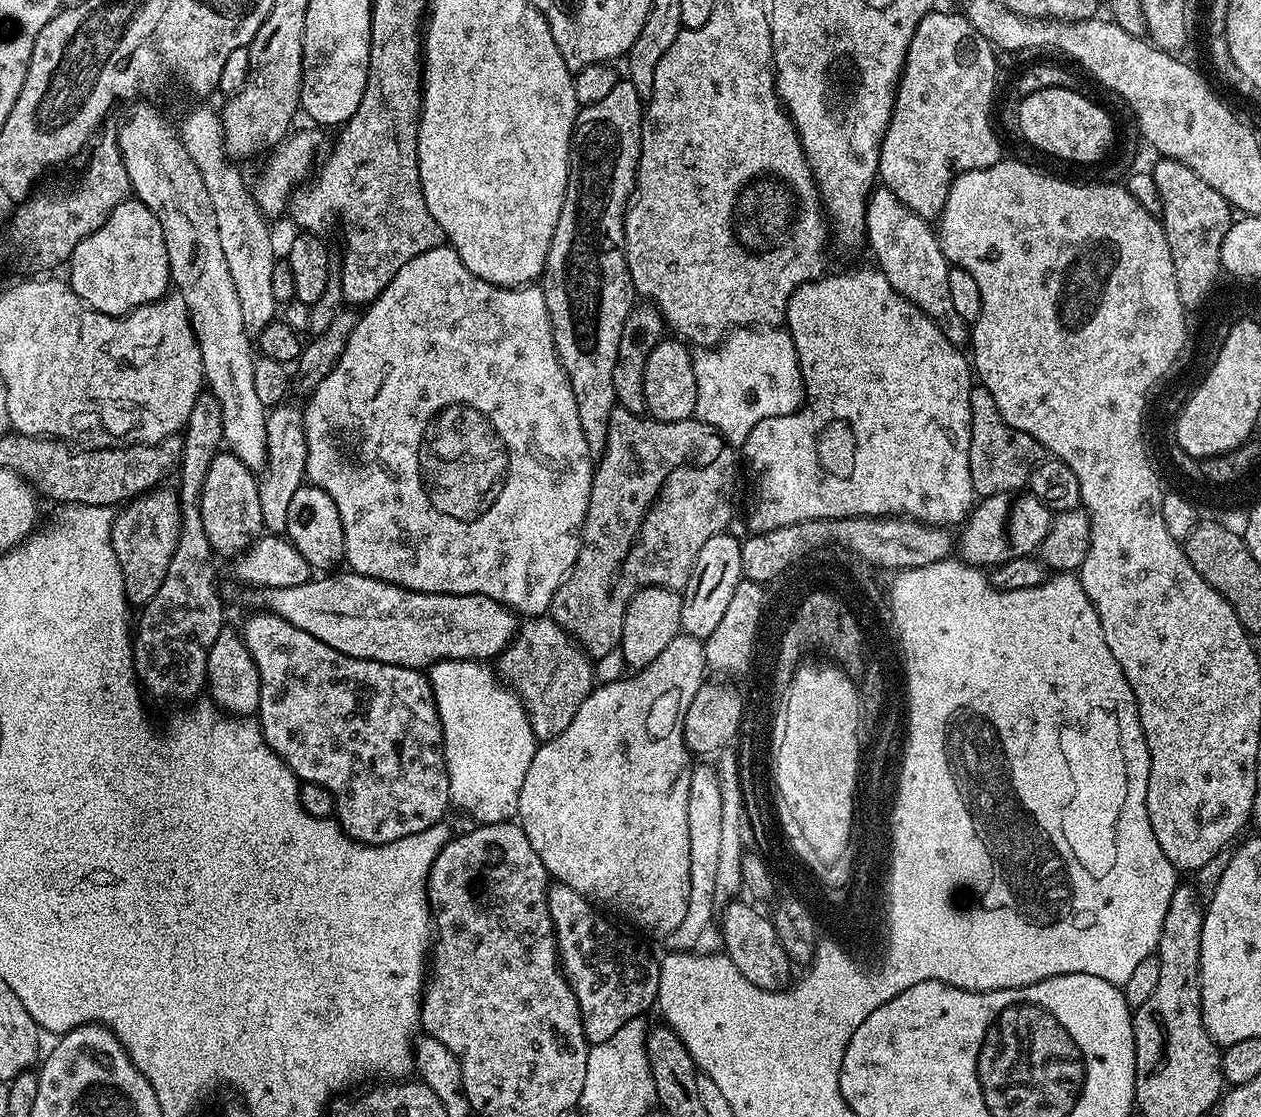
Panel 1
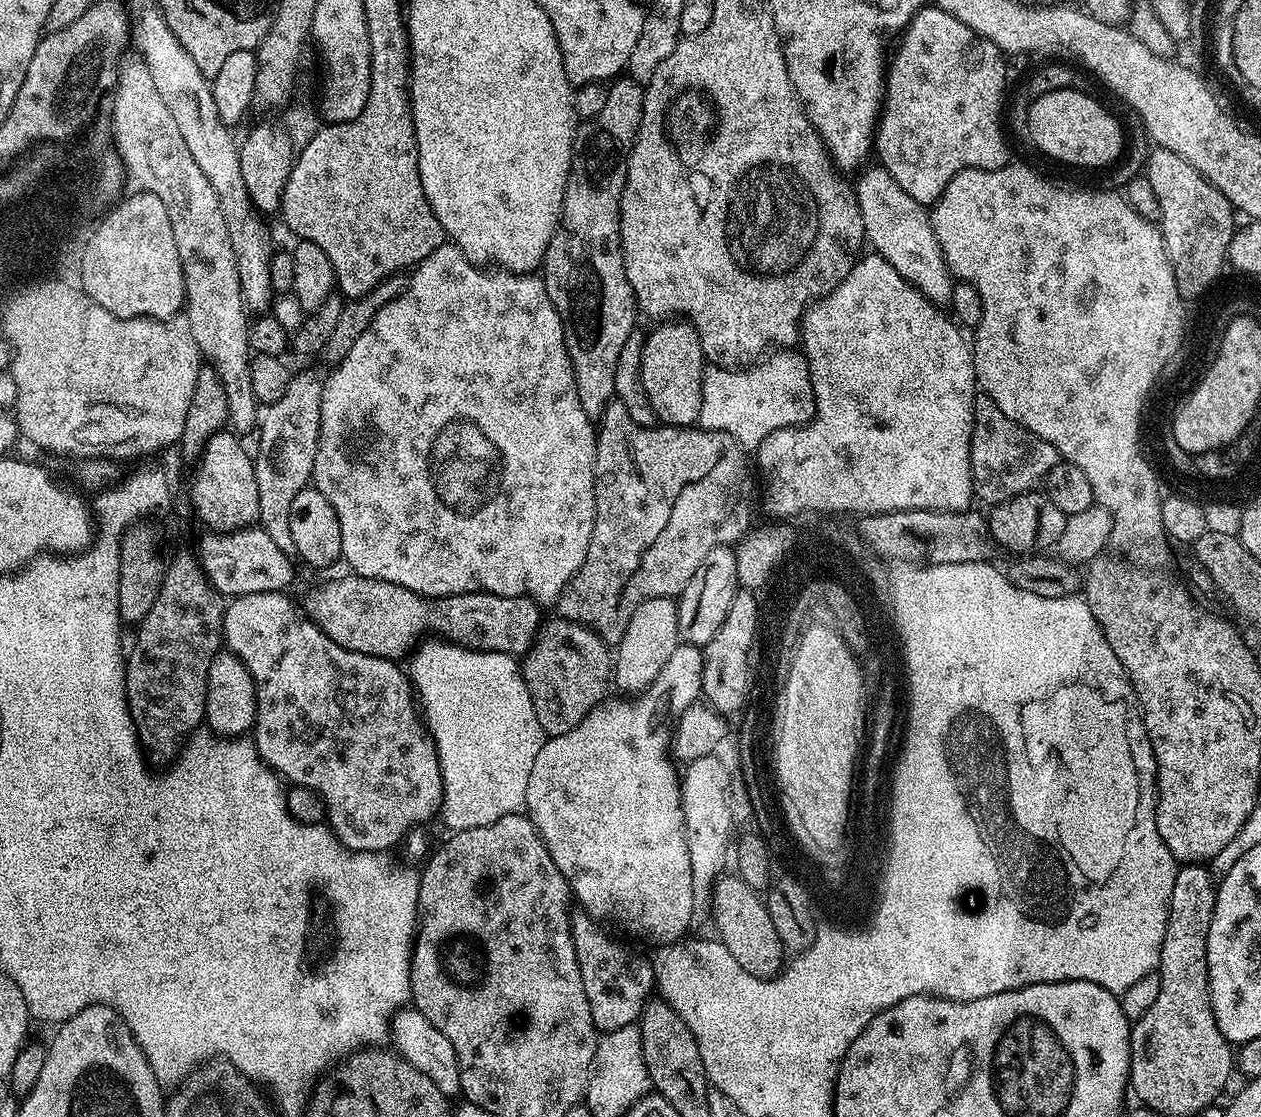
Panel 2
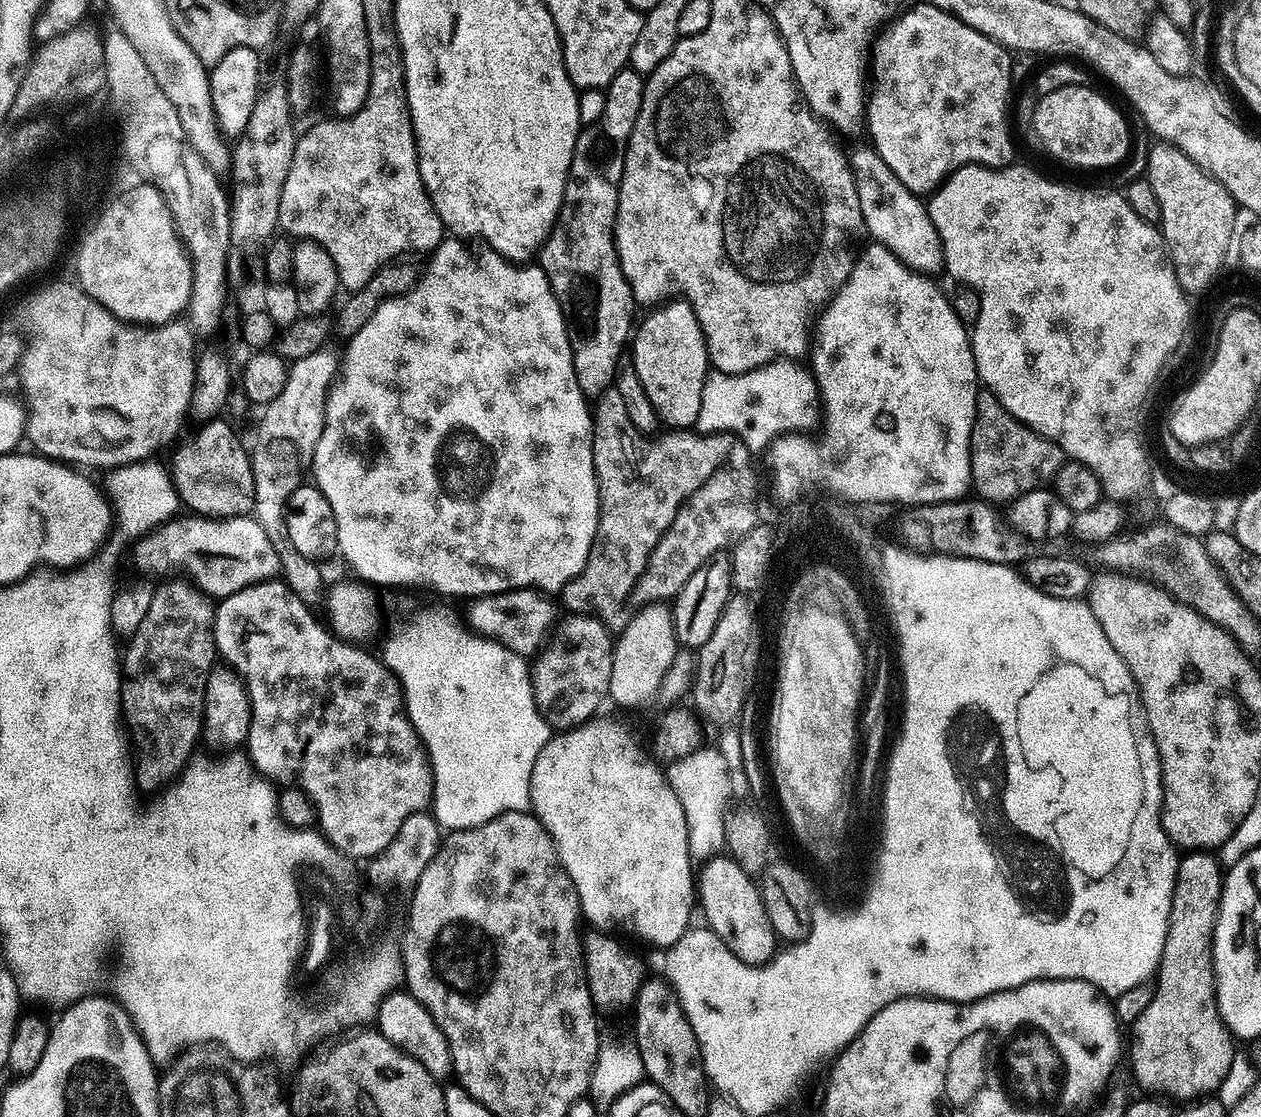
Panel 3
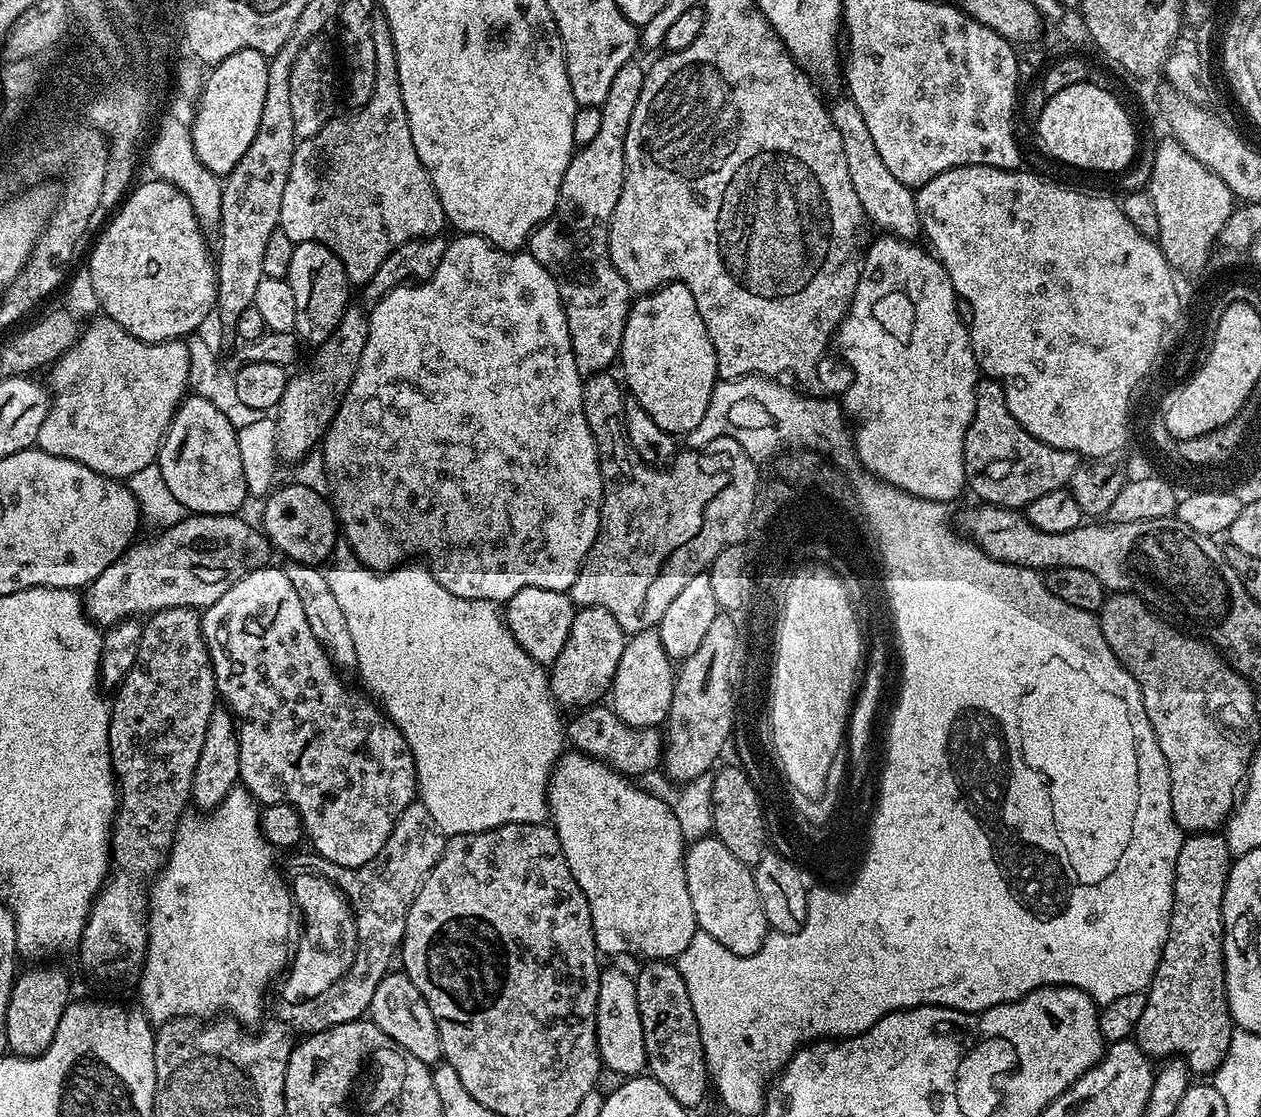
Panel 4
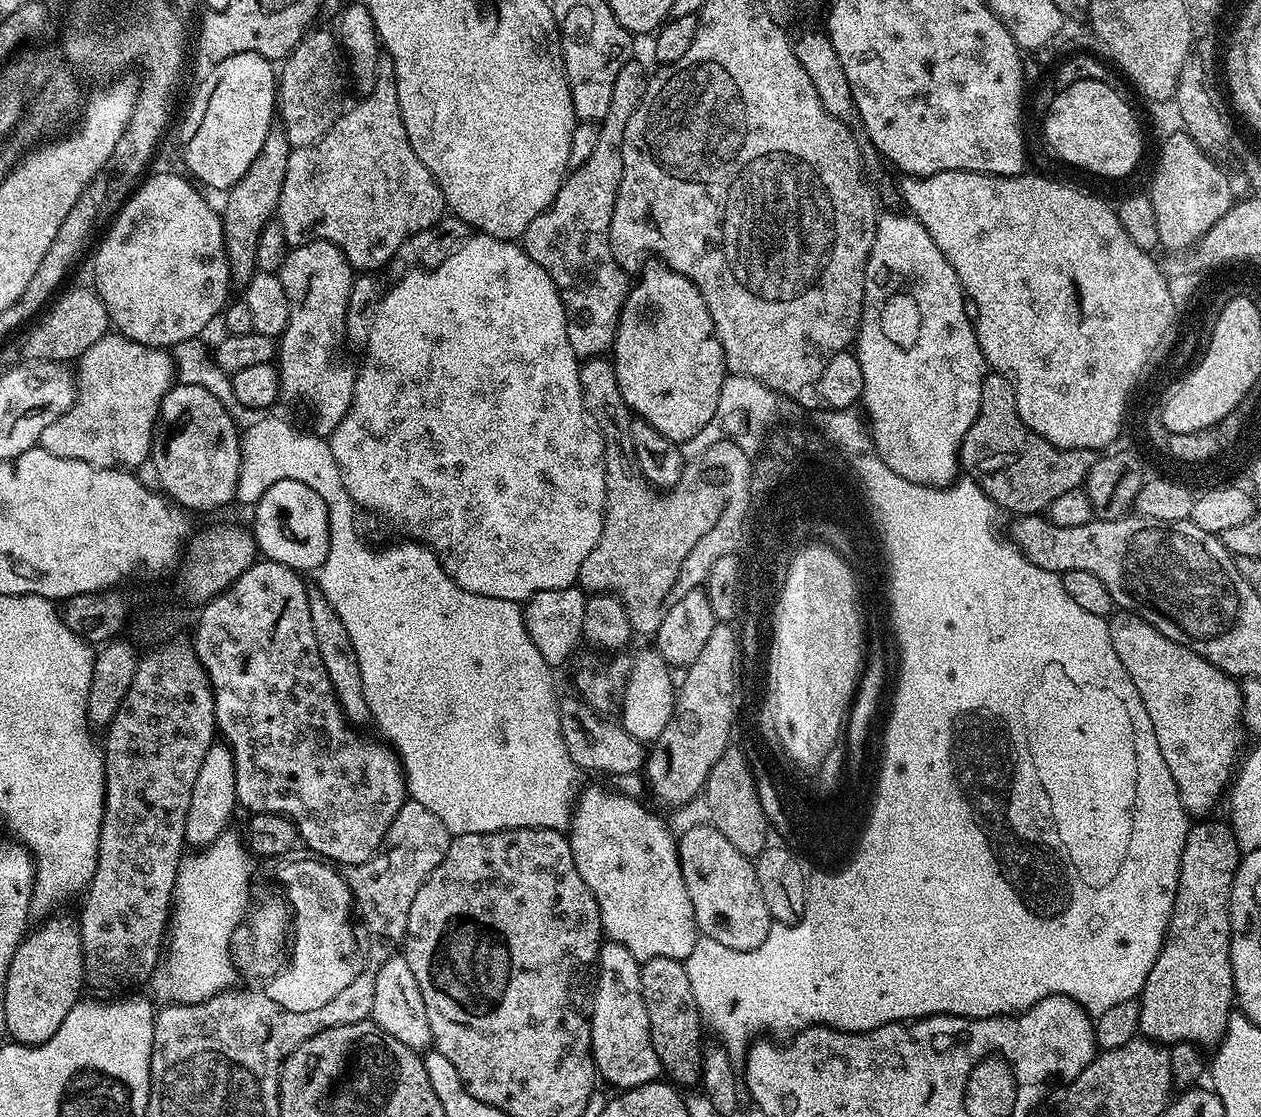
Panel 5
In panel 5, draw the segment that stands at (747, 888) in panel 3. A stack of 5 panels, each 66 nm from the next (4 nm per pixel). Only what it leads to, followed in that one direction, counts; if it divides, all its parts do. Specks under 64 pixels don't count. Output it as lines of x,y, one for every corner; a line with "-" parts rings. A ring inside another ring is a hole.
708,822
679,833
678,847
682,878
694,906
697,929
707,939
730,946
730,950
745,952
762,946
774,921
766,910
766,898
762,898
758,886
755,863
734,850
734,845

